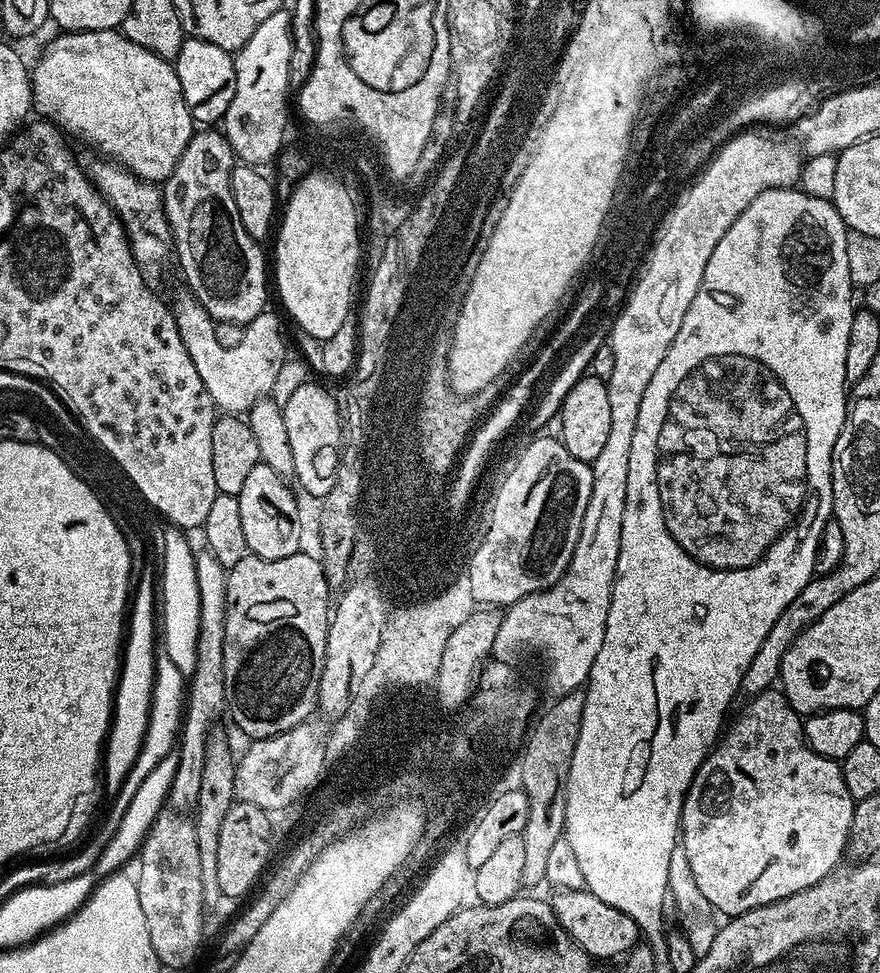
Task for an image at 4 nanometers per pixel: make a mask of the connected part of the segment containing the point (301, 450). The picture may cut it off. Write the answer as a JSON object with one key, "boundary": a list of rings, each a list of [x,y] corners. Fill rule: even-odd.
{"boundary":[[[306,382],[290,394],[290,398],[282,405],[286,434],[290,438],[290,454],[294,454],[294,480],[297,480],[304,492],[309,496],[325,496],[335,484],[335,472],[340,466],[341,421],[337,397],[320,384]]]}

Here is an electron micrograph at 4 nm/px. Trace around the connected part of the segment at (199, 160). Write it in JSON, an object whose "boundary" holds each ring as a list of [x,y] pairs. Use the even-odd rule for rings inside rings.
{"boundary":[[[220,130],[193,131],[178,166],[163,181],[164,209],[168,225],[172,231],[172,246],[175,259],[180,259],[180,268],[184,271],[187,291],[192,292],[202,302],[204,309],[213,320],[224,324],[247,326],[260,312],[265,311],[270,292],[270,272],[264,269],[264,252],[261,245],[242,226],[238,206],[234,206],[234,194],[230,190],[230,174],[234,163],[232,147]]]}

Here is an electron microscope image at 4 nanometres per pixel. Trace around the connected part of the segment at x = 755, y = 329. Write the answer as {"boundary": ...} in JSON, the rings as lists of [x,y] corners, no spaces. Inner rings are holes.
{"boundary":[[[799,187],[791,188],[767,188],[722,234],[722,242],[714,246],[714,254],[710,254],[710,262],[706,262],[706,270],[702,273],[702,282],[698,286],[698,294],[694,302],[690,302],[690,310],[686,310],[686,318],[682,318],[682,326],[674,342],[670,342],[670,350],[662,362],[658,362],[658,370],[654,370],[654,378],[650,378],[650,386],[646,386],[646,394],[642,394],[642,406],[638,406],[638,426],[634,426],[634,442],[630,442],[630,474],[624,476],[624,493],[626,494],[626,514],[622,514],[622,546],[618,550],[618,566],[616,567],[616,581],[612,587],[610,598],[610,614],[606,618],[606,638],[602,638],[602,650],[598,650],[598,658],[594,658],[594,666],[588,675],[588,683],[583,689],[584,709],[582,710],[582,726],[578,730],[578,742],[574,742],[574,758],[571,759],[570,774],[568,775],[568,790],[566,792],[566,818],[564,819],[563,839],[568,840],[574,850],[582,877],[585,879],[584,887],[594,893],[606,906],[614,906],[614,910],[622,910],[622,914],[630,914],[634,922],[640,928],[641,933],[647,936],[665,935],[664,932],[664,898],[669,895],[667,874],[670,873],[671,852],[678,847],[680,836],[680,815],[686,794],[692,785],[692,779],[696,771],[702,766],[702,762],[708,753],[716,747],[725,727],[724,715],[732,704],[736,692],[741,691],[740,683],[746,674],[746,666],[754,662],[754,654],[766,642],[766,634],[770,634],[774,622],[802,594],[802,590],[817,575],[816,556],[820,553],[820,539],[824,528],[833,519],[832,514],[832,455],[834,446],[838,442],[838,434],[848,417],[850,407],[850,388],[846,378],[846,346],[850,342],[850,322],[854,305],[852,305],[852,292],[854,285],[850,276],[850,264],[847,261],[847,236],[849,229],[842,222],[838,210],[832,205],[831,199],[823,200],[820,197],[812,197]]]}

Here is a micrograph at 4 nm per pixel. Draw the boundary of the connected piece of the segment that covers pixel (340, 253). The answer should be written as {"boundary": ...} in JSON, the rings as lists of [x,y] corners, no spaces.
{"boundary":[[[311,176],[311,178],[304,177],[301,180],[299,186],[292,192],[292,197],[283,205],[282,216],[284,212],[284,221],[279,221],[278,224],[278,235],[275,237],[276,240],[276,272],[274,268],[274,288],[280,291],[280,300],[284,303],[286,311],[292,315],[292,320],[297,329],[306,331],[307,334],[312,334],[314,338],[320,341],[326,341],[330,338],[334,338],[334,333],[337,332],[338,326],[342,326],[342,322],[346,322],[346,318],[353,311],[354,304],[346,296],[344,296],[344,288],[350,287],[352,284],[352,266],[348,264],[350,258],[352,258],[352,232],[356,232],[352,219],[350,219],[350,212],[348,203],[337,197],[334,186],[330,182],[322,182],[320,176]]]}

